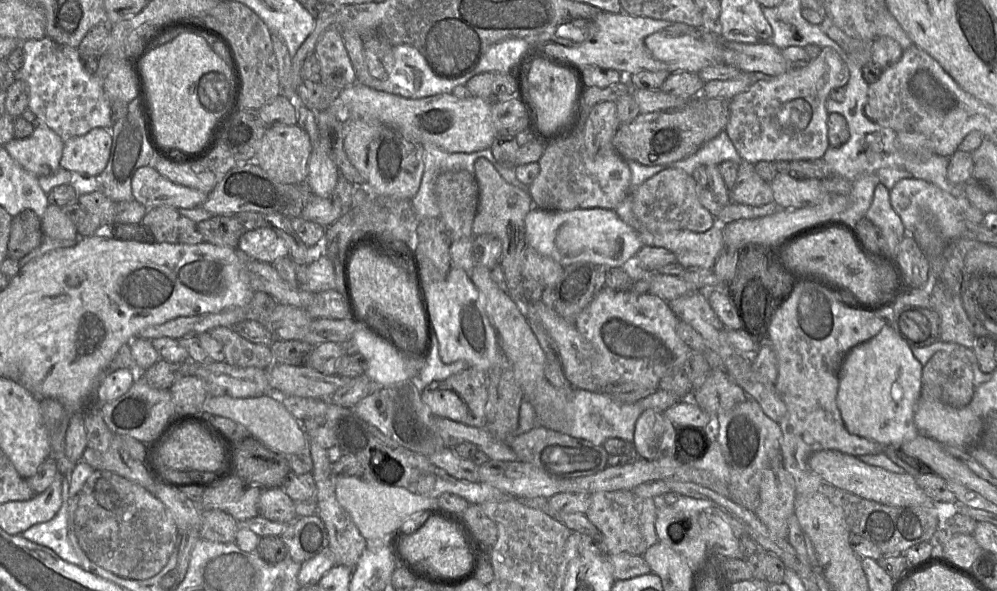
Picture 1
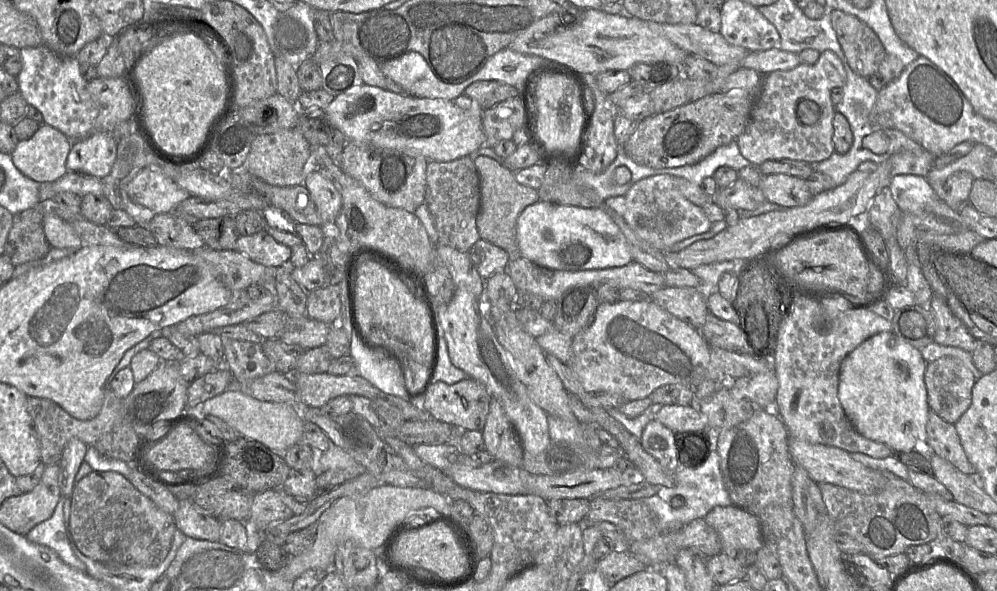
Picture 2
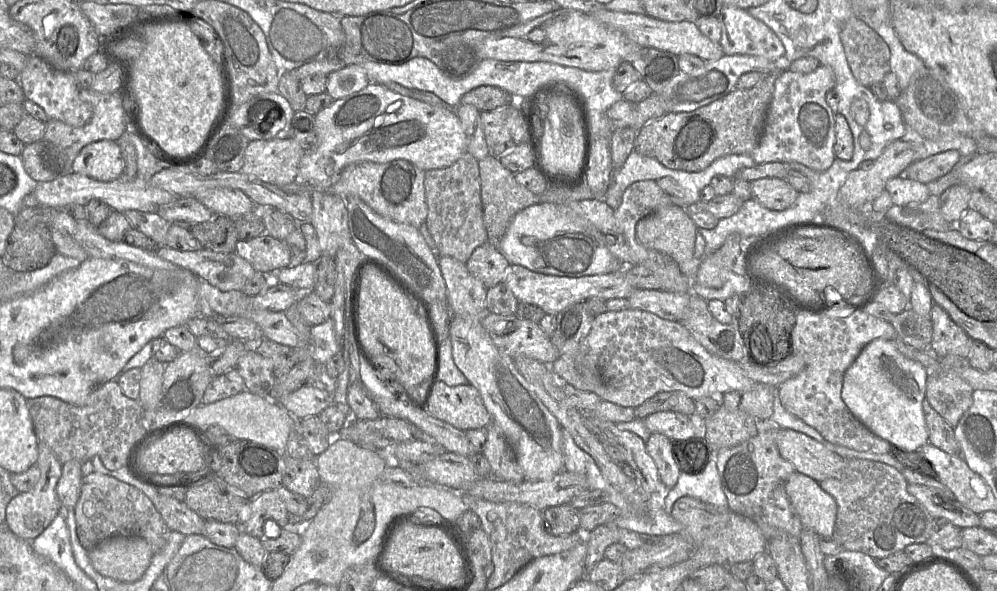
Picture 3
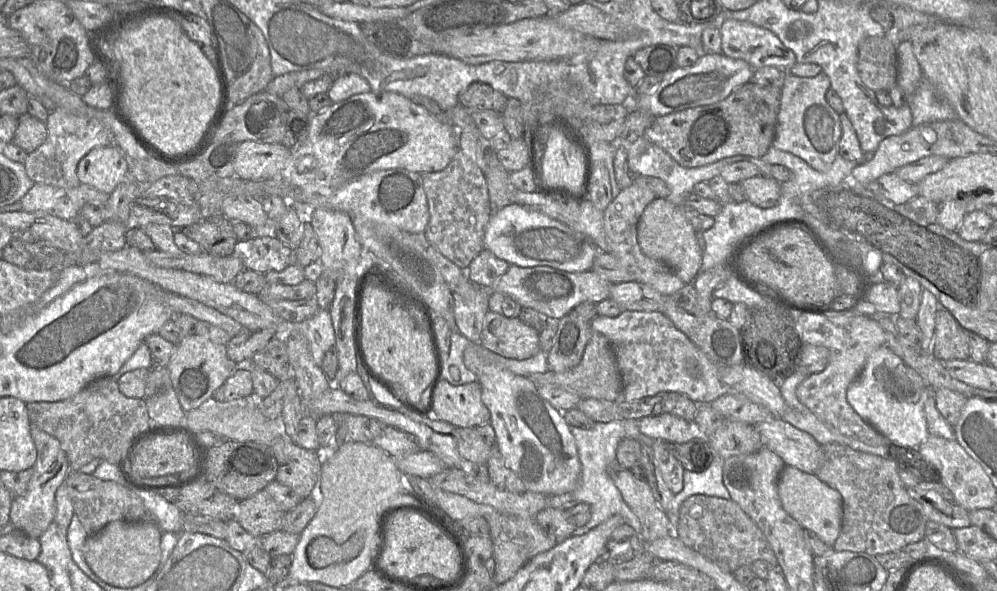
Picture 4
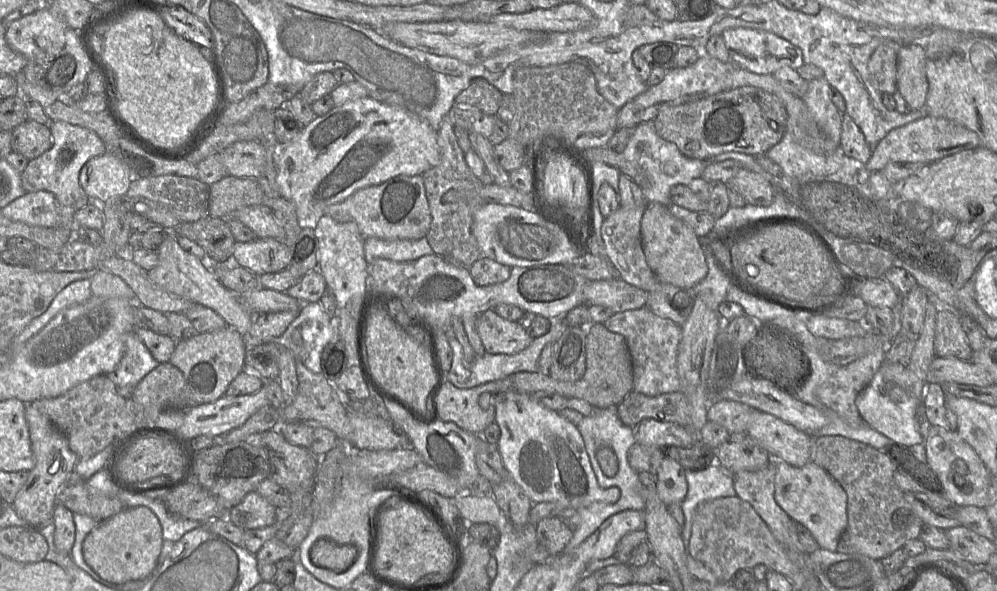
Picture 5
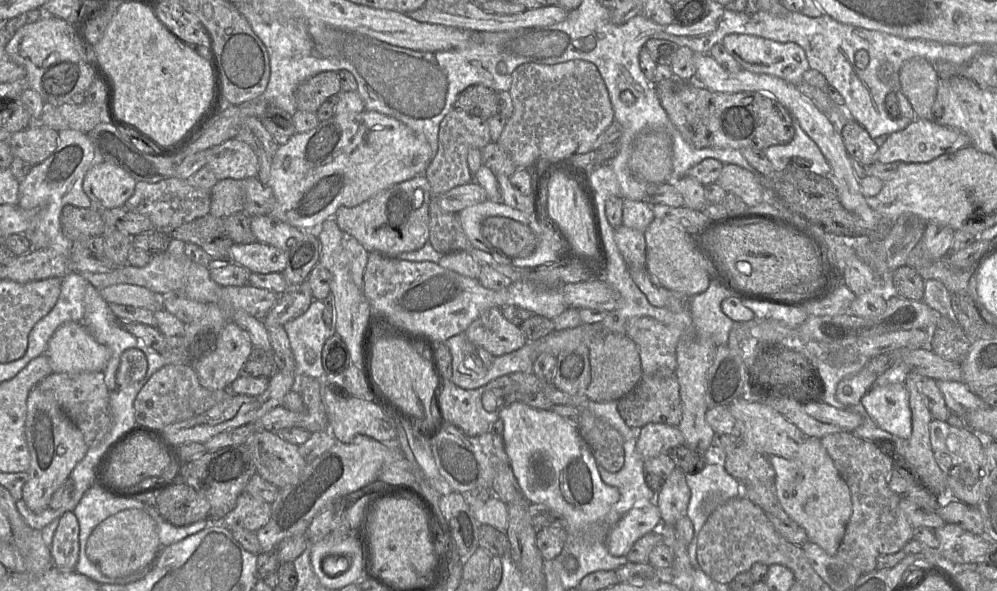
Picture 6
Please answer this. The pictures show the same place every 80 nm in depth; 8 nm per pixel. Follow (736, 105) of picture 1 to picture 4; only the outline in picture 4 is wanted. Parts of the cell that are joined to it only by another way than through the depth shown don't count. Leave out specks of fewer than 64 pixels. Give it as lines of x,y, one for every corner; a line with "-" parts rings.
821,71
815,77
797,77
787,74
781,88
781,103
778,122
772,147
789,152
819,172
830,169
838,155
841,138
839,114
826,100
826,93
831,88
829,77

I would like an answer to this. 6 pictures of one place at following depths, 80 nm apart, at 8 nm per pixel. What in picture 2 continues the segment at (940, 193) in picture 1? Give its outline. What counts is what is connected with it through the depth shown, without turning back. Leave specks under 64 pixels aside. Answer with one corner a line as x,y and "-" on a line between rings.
896,175
890,180
889,188
902,213
920,213
936,198
934,189
923,176

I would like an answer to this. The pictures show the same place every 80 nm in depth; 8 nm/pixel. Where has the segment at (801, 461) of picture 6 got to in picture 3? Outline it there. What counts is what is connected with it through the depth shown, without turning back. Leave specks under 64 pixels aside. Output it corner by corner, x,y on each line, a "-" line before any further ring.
794,471
786,482
785,491
804,528
812,530
821,538
833,538
837,503
817,481

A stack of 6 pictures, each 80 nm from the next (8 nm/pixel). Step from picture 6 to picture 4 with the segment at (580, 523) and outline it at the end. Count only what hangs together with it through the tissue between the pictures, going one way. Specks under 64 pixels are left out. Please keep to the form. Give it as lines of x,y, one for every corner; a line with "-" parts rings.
470,343
463,353
465,366
472,371
482,390
482,401
491,414
496,447
505,464
523,482
527,491
548,497
574,491
581,476
578,448
563,413
538,393
529,377
520,376
481,356
481,343

